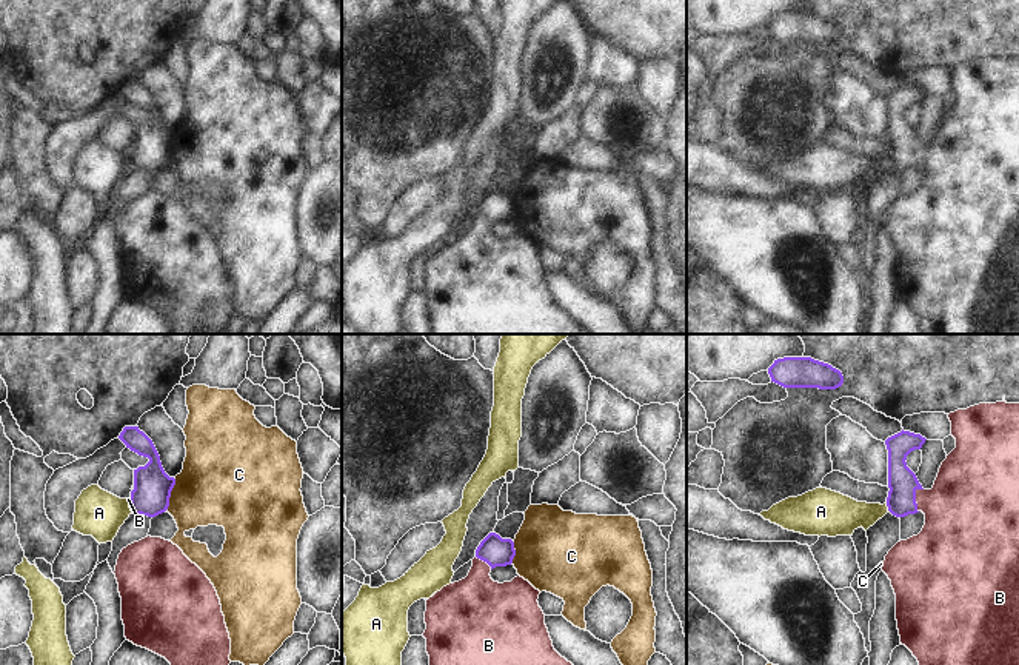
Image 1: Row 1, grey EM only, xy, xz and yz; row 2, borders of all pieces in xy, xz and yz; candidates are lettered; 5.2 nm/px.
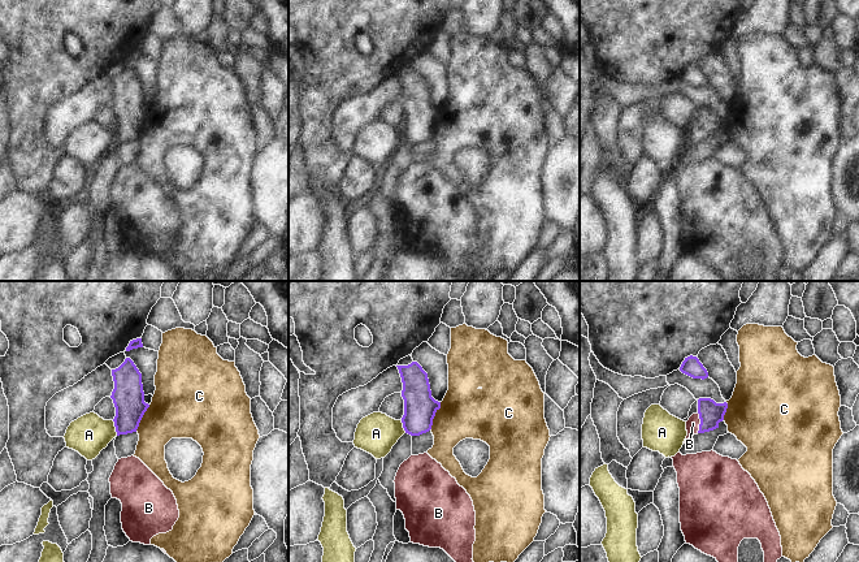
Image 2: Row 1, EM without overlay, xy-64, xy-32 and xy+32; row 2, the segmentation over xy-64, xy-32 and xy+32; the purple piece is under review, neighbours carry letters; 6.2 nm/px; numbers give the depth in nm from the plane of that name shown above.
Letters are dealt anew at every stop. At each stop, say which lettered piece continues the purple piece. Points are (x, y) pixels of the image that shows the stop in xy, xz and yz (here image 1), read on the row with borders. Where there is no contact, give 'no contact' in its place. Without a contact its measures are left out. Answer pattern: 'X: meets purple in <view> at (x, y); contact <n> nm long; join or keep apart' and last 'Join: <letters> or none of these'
A: meets purple in yz at (888, 508); contact 50 nm long; keep apart
B: meets purple in yz at (915, 499); contact 130 nm long; join
C: meets purple in xy at (170, 493); contact 170 nm long; keep apart
Join: B

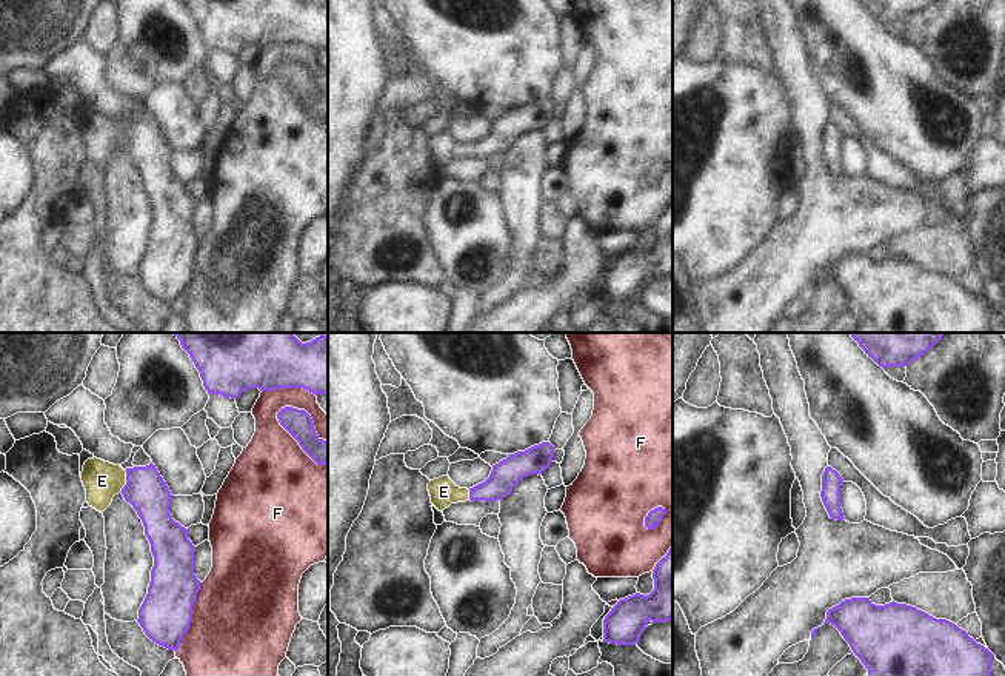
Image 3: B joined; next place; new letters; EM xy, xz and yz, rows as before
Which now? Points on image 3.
E: meets purple in xy at (126, 481); contact 120 nm long; join
F: meets purple in xy at (294, 438); contact 380 nm long; keep apart
Join: E

